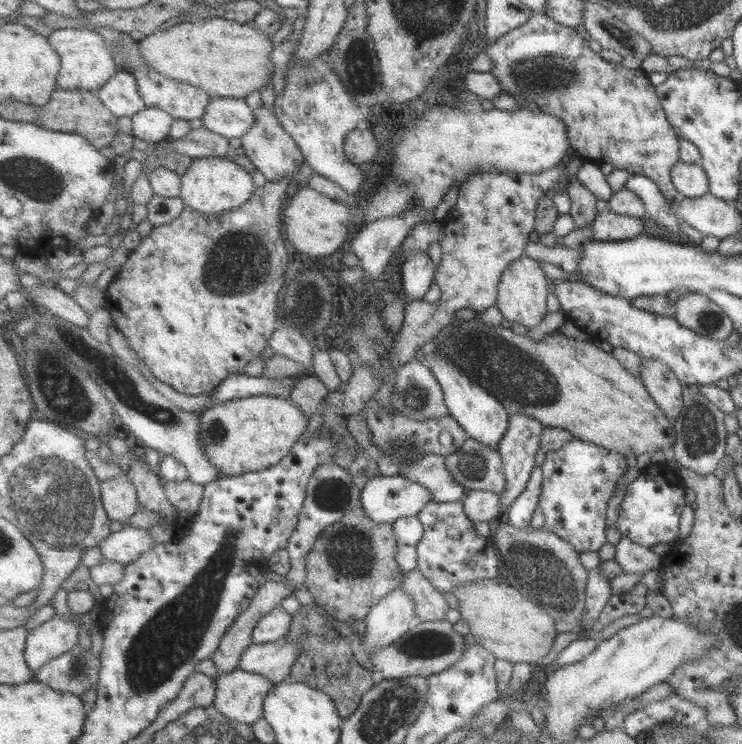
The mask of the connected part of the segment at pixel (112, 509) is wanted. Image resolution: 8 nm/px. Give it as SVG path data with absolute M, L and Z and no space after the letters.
M126 473L105 480L100 488L109 518L123 524L137 513L140 497L137 487Z

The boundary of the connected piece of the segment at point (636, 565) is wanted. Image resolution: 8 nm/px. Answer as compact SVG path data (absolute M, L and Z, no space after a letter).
M621 536L615 544L615 557L613 561L619 565L622 573L646 572L658 568L660 556L651 550L641 547L626 536Z

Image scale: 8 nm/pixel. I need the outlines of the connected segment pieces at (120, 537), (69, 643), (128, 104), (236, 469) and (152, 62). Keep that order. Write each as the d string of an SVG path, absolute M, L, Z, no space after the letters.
M127 525L120 531L112 532L98 547L105 561L128 565L140 560L147 550L155 550L156 546L155 540L147 535L147 529Z
M80 615L73 619L53 616L28 634L25 660L35 673L49 661L68 653L79 642Z
M121 70L96 93L105 106L118 117L135 116L147 108L139 89L134 74Z
M257 395L229 400L201 414L201 443L208 459L225 477L277 466L307 432L309 418L286 397Z
M202 15L197 19L191 19L185 22L179 22L164 31L157 31L152 35L146 35L146 37L140 41L139 50L143 56L143 59L147 61L147 65L154 70L157 70L159 73L167 76L171 79L175 79L178 81L185 81L193 86L203 88L206 90L211 98L214 97L223 97L223 98L247 98L251 92L263 91L265 86L267 86L267 80L272 79L273 73L271 73L271 69L274 72L274 65L271 63L271 58L269 58L269 54L271 54L271 50L273 50L273 40L271 40L271 36L265 34L263 30L257 30L253 24L250 23L237 23L233 20L227 20L223 17L207 17Z

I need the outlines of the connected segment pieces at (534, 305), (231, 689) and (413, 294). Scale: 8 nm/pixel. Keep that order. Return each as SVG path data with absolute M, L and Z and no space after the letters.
M522 255L505 267L496 288L496 306L502 317L511 322L517 322L526 329L539 324L547 311L546 295L548 294L549 280L544 277L540 266L541 262Z
M242 668L220 675L216 682L214 705L227 718L249 725L264 718L265 699L276 687L264 675Z
M418 252L403 262L402 289L409 301L422 301L433 286L435 272L433 260L426 252Z

